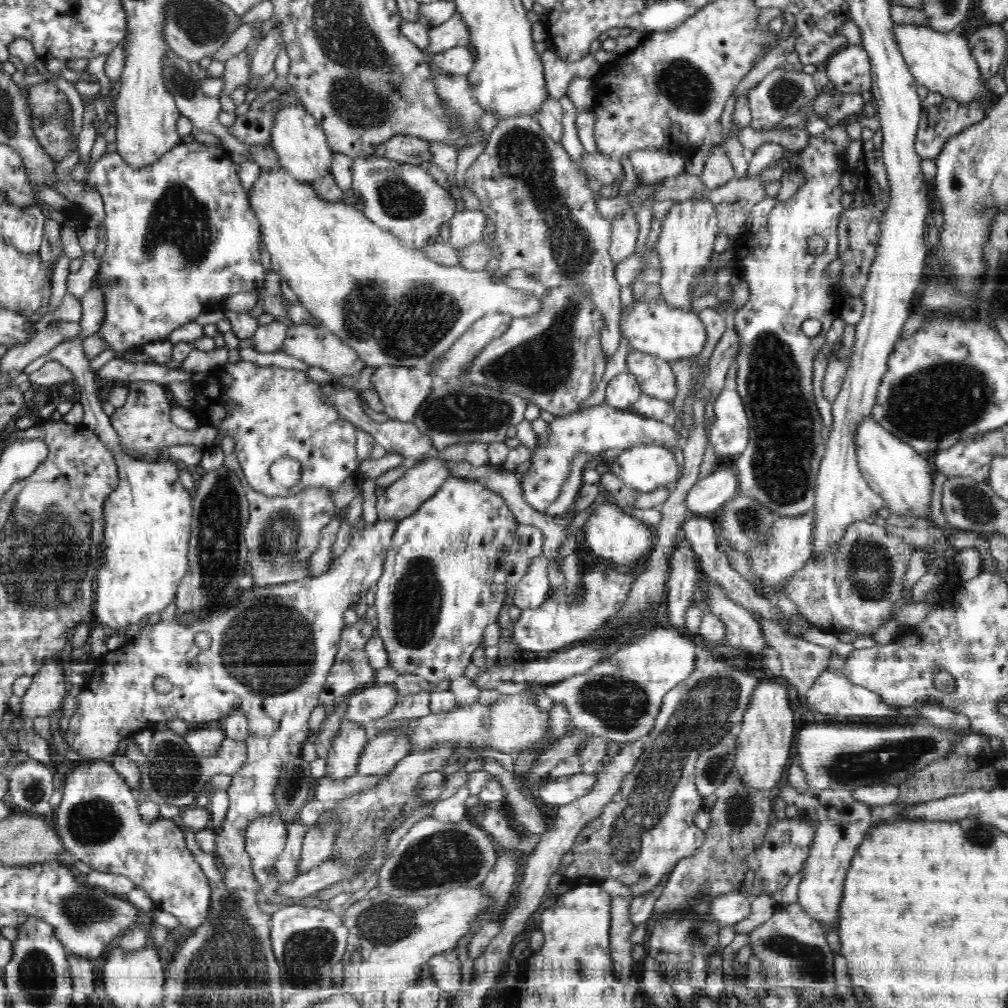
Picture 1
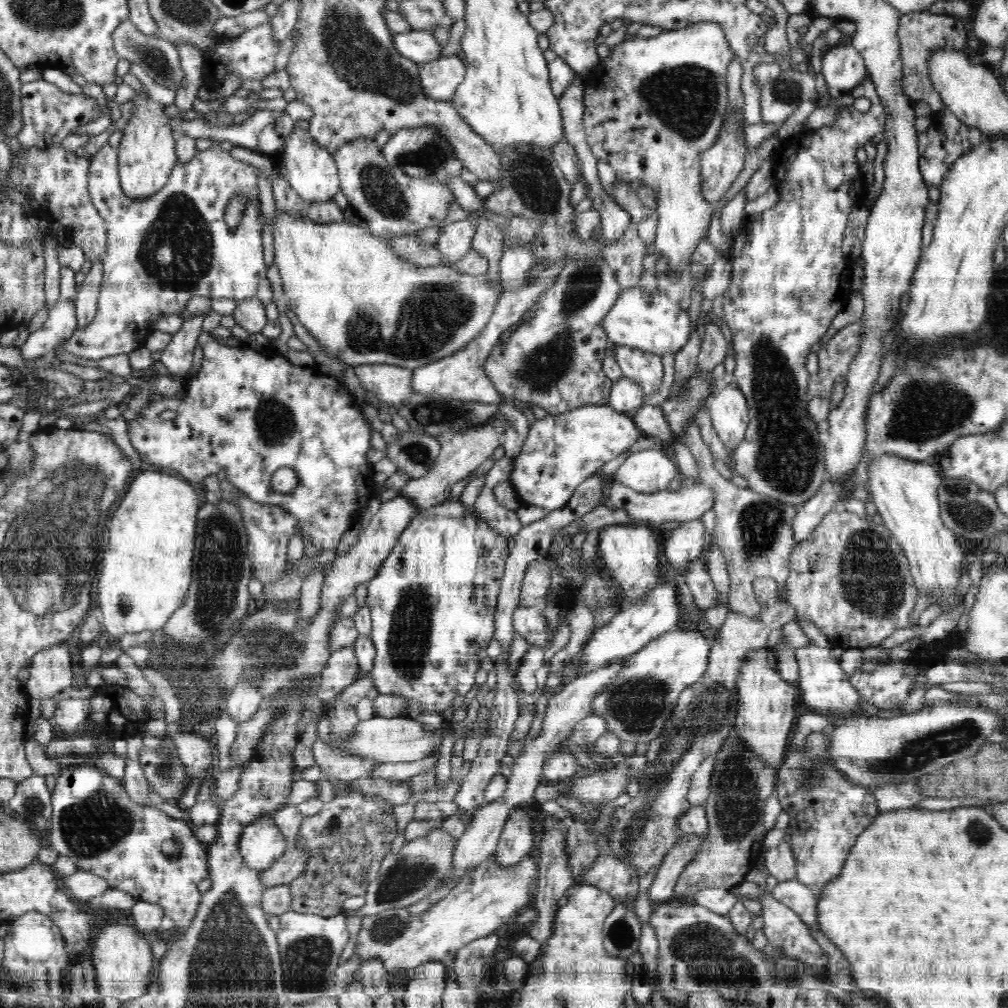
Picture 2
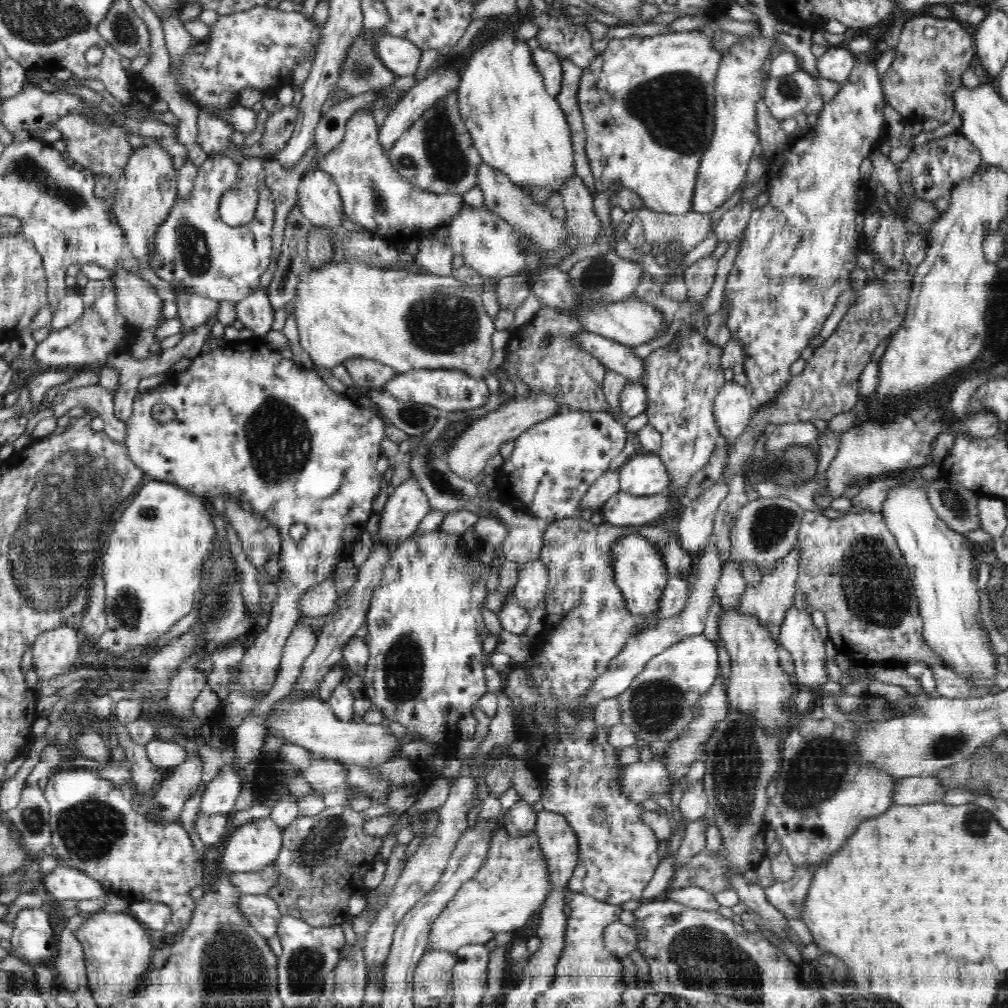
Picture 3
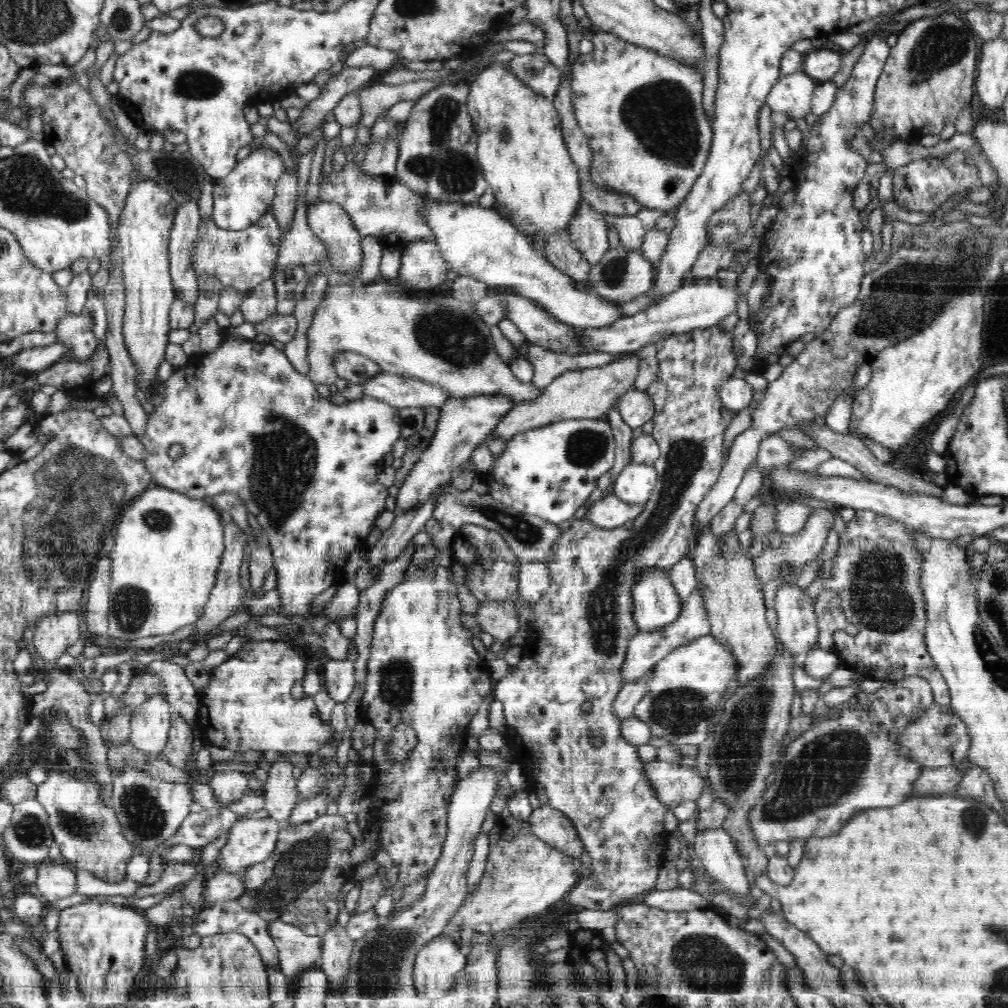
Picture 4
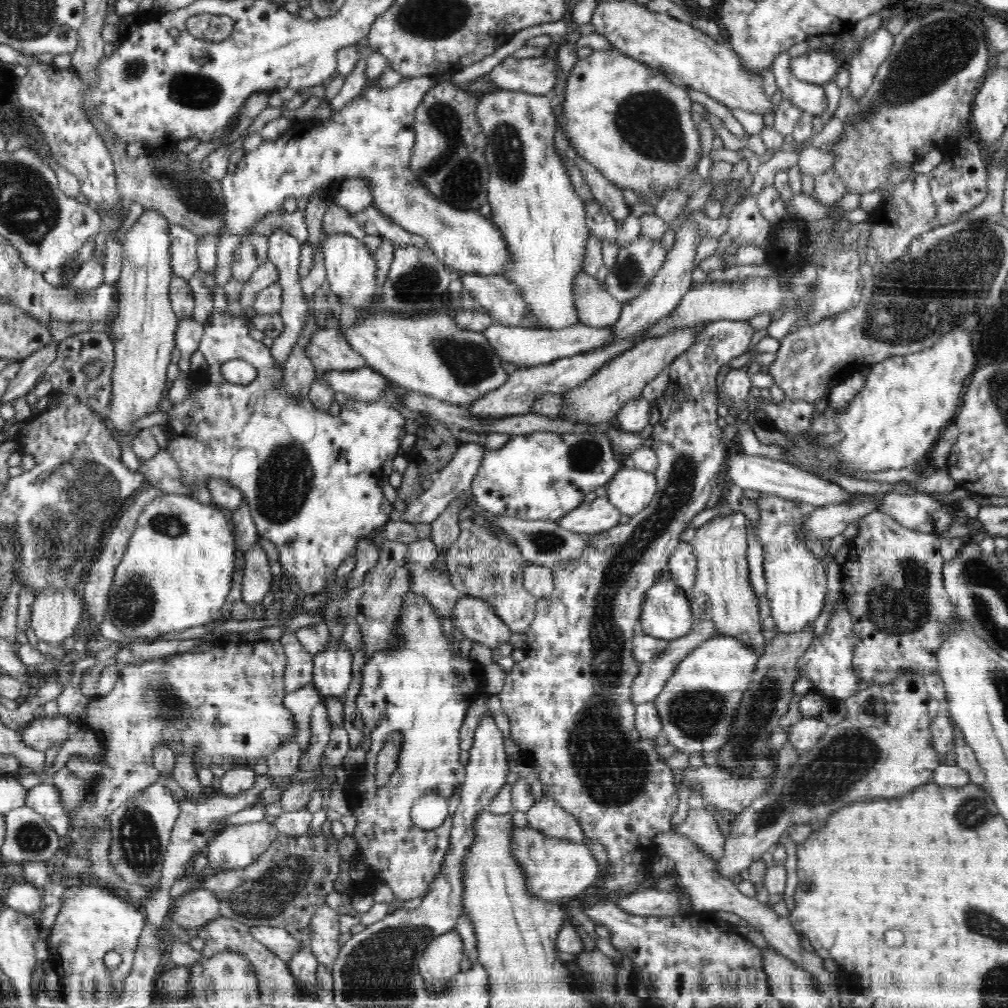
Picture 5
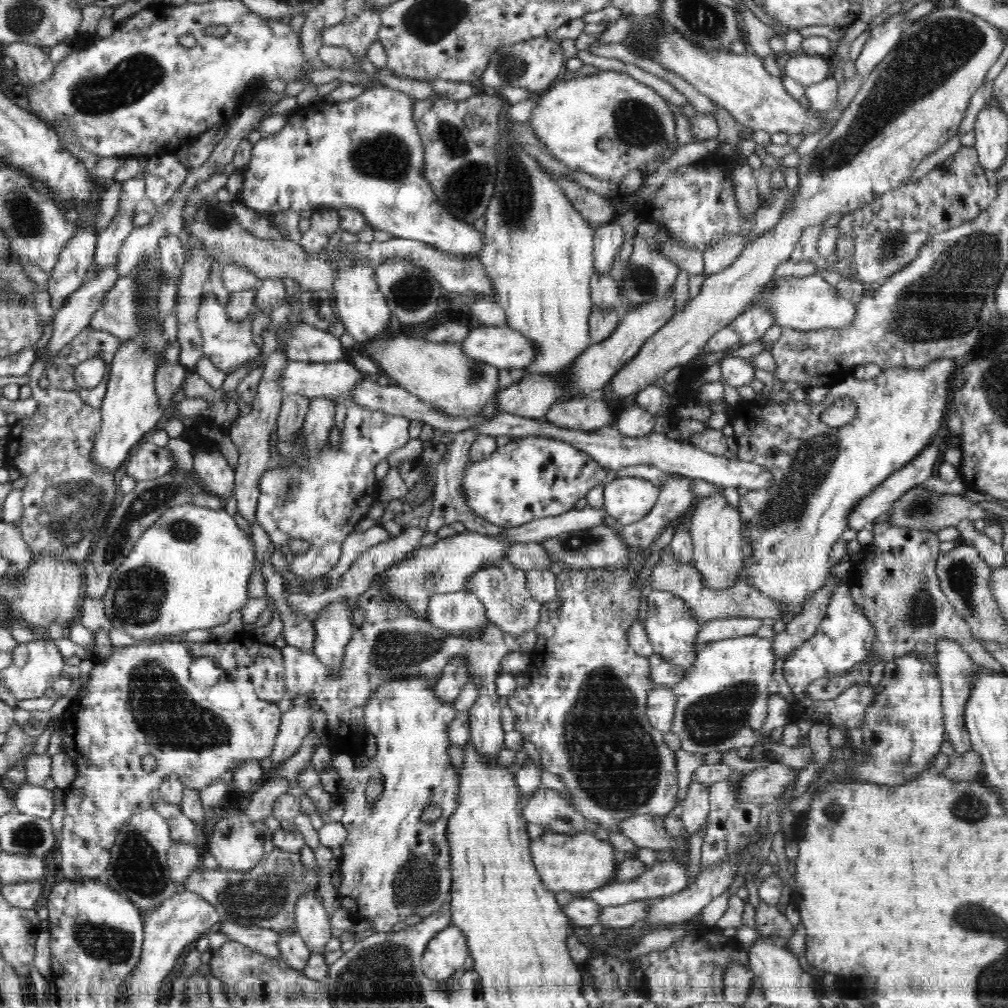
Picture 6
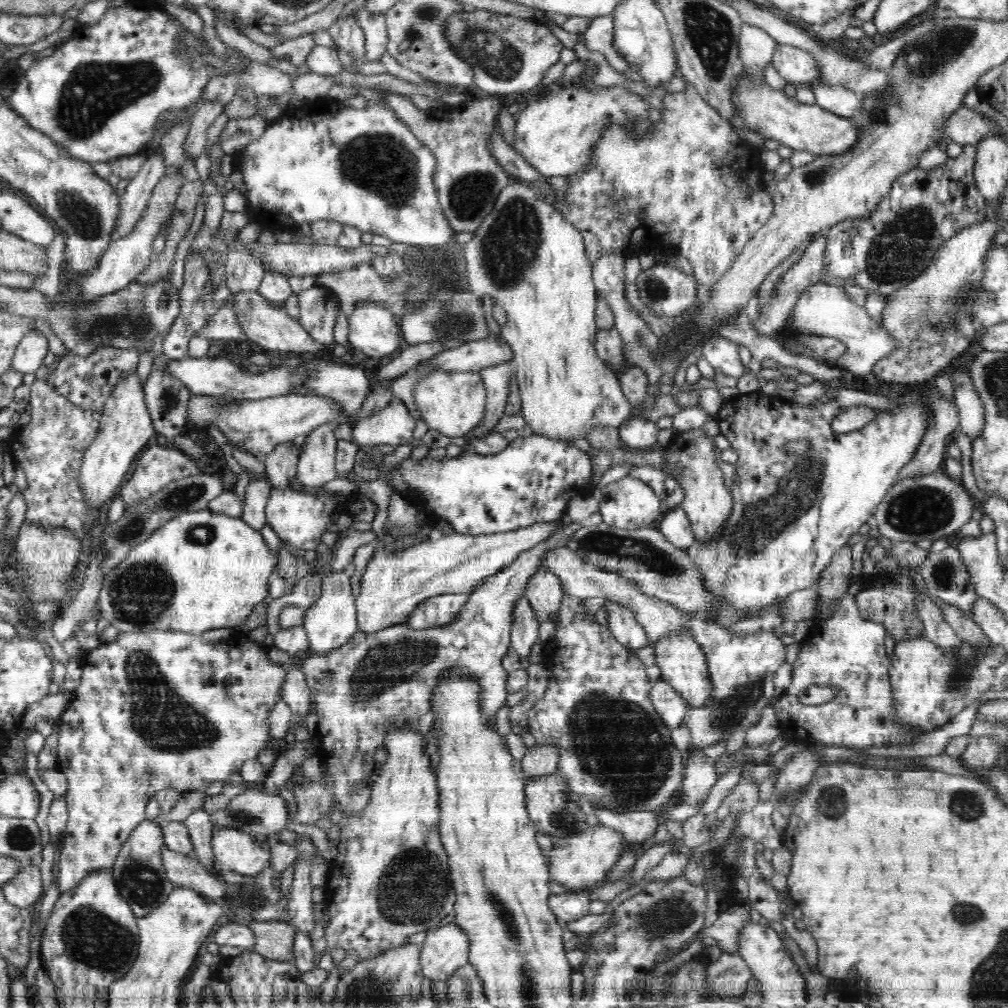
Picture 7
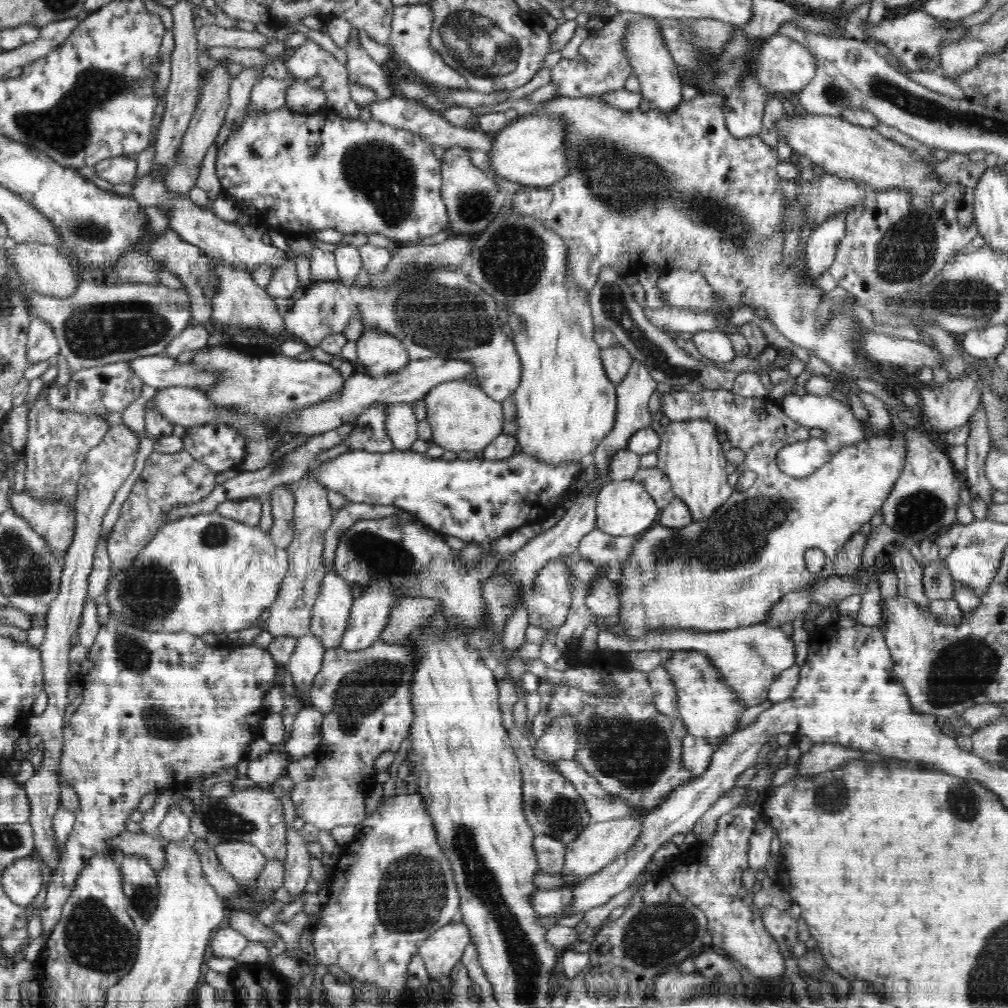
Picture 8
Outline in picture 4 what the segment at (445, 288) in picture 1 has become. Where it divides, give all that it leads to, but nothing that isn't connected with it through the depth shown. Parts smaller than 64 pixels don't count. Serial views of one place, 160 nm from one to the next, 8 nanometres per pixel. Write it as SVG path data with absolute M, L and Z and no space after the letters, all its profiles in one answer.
M350 279L346 284L336 284L334 286L327 286L325 292L324 301L321 306L314 312L314 320L310 324L310 330L306 332L306 338L308 339L308 361L310 361L310 370L308 376L310 380L318 386L321 391L326 391L328 387L332 386L336 382L337 374L333 367L333 356L340 351L352 351L363 354L380 365L382 371L405 376L406 378L414 378L418 380L423 380L424 382L429 382L442 390L445 390L450 397L454 398L466 398L476 395L502 395L510 397L513 402L532 402L536 400L540 394L542 394L542 389L534 387L532 382L522 382L518 378L514 377L512 371L508 364L504 363L500 358L500 355L496 352L496 347L494 346L494 339L491 335L491 327L489 327L485 322L482 322L473 311L474 303L468 303L466 301L460 301L454 296L444 296L441 298L432 298L432 300L421 301L416 298L410 297L410 290L407 290L405 286L400 286L396 284L392 279L377 279L369 284L365 284L362 287L352 287L350 285Z

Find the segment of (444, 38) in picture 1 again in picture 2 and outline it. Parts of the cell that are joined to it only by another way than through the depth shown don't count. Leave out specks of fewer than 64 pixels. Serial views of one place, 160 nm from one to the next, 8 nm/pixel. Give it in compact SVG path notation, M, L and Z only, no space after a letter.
M430 31L394 33L394 47L400 56L421 65L438 59L444 50Z

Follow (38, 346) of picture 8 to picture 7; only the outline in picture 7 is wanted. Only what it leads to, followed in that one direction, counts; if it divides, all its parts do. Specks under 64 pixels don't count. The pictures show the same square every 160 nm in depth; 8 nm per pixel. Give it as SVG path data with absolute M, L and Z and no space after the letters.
M30 331L16 348L10 368L24 374L35 373L42 365L49 363L46 360L46 354L48 354L48 338L41 331Z

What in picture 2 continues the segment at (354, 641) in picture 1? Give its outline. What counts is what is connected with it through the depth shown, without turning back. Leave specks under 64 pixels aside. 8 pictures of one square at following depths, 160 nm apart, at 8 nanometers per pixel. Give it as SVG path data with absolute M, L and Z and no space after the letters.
M354 646L347 647L330 655L321 672L319 687L315 690L317 697L326 706L339 697L346 686L350 686L360 677Z

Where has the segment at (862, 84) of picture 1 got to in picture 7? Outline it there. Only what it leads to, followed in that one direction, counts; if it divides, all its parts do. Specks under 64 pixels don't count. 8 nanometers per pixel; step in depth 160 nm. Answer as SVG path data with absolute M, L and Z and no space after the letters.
M778 43L771 63L787 84L816 83L821 75L810 53L790 45Z

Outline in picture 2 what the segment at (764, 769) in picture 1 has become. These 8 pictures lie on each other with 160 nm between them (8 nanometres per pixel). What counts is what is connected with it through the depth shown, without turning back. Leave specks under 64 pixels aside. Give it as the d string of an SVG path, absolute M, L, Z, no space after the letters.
M764 647L746 654L737 678L737 691L735 738L746 743L746 747L750 747L750 751L754 751L764 765L778 768L785 759L783 754L794 724L794 698L800 692L797 685L787 683L780 675L775 649Z

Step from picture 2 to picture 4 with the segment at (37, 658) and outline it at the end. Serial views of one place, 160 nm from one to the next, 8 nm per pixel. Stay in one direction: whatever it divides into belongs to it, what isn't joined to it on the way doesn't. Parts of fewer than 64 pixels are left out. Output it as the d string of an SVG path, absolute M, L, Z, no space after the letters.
M58 612L43 616L34 628L36 652L46 661L55 661L80 640L80 612Z

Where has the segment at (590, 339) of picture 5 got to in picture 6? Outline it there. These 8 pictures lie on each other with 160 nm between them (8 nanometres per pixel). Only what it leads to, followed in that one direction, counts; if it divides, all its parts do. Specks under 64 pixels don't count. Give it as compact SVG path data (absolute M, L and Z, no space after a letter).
M507 323L498 326L474 324L461 343L463 353L468 358L498 369L523 369L535 359L533 342Z

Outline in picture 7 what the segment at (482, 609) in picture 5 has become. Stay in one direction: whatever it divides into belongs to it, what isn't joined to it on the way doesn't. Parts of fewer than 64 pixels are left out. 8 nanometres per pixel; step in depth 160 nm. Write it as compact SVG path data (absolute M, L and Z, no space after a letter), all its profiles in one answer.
M446 593L426 599L409 614L407 627L421 630L446 626L457 619L468 597L468 593Z

